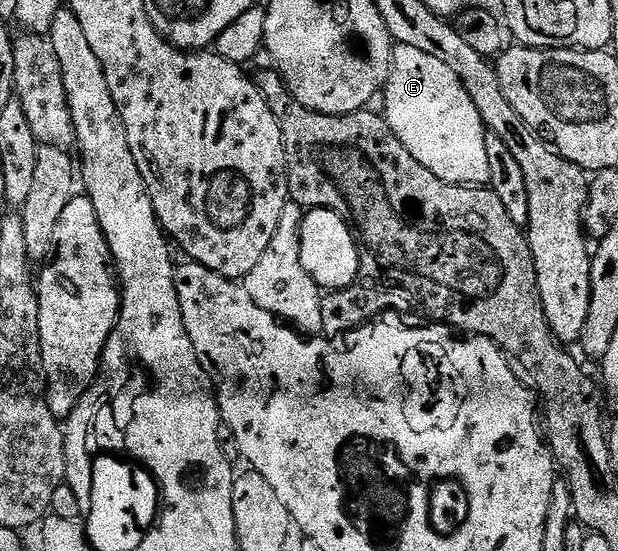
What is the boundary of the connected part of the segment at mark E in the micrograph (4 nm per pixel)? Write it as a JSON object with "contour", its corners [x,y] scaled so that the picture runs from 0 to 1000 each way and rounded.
{"contour":[[[641,80],[634,91],[634,125],[618,167],[620,181],[620,212],[650,265],[657,265],[657,272],[663,272],[696,316],[730,334],[790,334],[793,294],[786,287],[790,240],[783,218],[754,156],[722,113],[670,83]]]}

